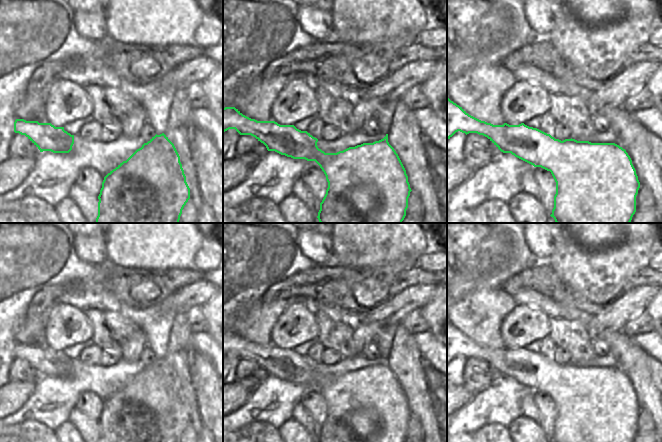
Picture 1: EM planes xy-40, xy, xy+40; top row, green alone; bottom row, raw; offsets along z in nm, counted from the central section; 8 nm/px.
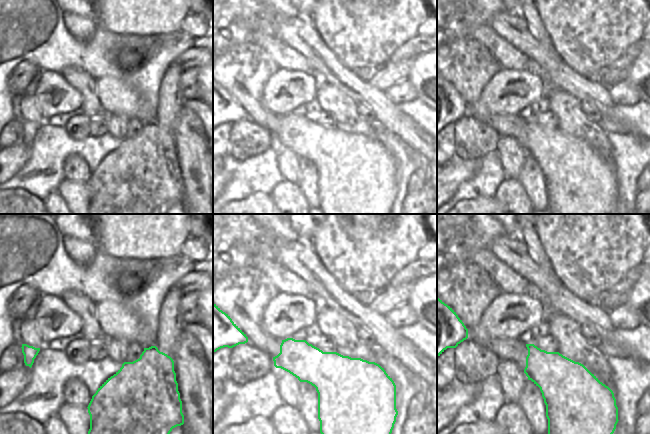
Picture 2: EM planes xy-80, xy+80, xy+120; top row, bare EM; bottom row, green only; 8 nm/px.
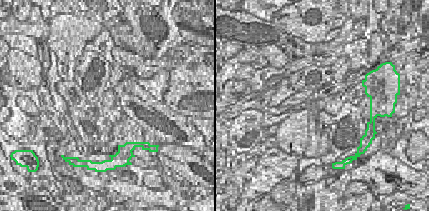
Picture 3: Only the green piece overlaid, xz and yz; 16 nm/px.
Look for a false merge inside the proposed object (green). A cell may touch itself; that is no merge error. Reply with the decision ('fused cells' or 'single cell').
fused cells

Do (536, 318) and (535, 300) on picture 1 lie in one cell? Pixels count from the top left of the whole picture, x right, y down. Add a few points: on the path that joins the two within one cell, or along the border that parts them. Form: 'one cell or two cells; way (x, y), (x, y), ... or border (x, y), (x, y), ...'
two cells; border (516, 302), (540, 308), (549, 317)

